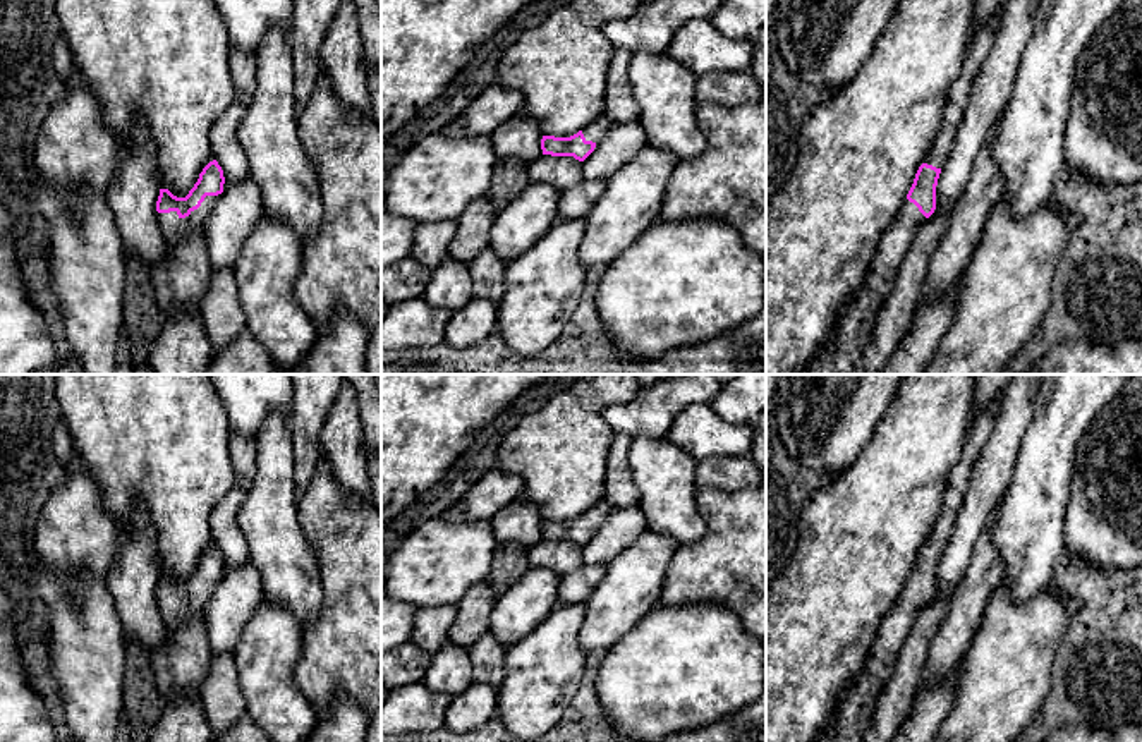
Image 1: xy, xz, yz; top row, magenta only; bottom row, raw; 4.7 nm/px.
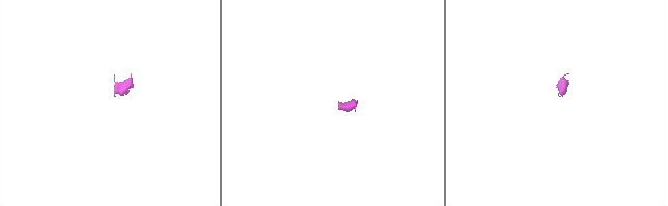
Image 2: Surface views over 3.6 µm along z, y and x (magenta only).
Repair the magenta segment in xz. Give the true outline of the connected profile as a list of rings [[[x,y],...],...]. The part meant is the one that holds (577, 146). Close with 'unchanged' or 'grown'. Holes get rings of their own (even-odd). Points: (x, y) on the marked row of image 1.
[[[601,113],[596,120],[570,137],[543,136],[543,155],[574,156],[575,160],[584,161],[613,125],[615,124]]]; grown

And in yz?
[[[999,15],[974,31],[962,70],[948,89],[941,127],[915,173],[907,199],[891,227],[881,235],[862,289],[838,313],[838,326],[831,337],[833,349],[819,350],[799,374],[852,374],[905,254],[920,225],[936,210],[938,179],[958,132],[970,86],[993,46],[998,24]]]; grown

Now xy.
[[[213,160],[203,168],[185,198],[177,198],[168,189],[160,189],[156,211],[168,246],[175,246],[194,235],[204,235],[204,222],[223,192],[223,184],[223,170]]]; grown

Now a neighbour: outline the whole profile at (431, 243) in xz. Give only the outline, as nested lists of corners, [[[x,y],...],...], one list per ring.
[[[455,222],[417,225],[410,258],[429,270],[434,270],[443,261],[443,258],[448,256],[448,246],[455,237],[455,232]]]

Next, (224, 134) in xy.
[[[228,48],[228,64],[235,94],[230,106],[213,122],[210,143],[223,177],[240,182],[249,177],[249,163],[239,141],[239,125],[256,91],[256,58],[242,50]]]

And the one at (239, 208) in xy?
[[[251,175],[246,180],[225,179],[223,192],[204,222],[211,268],[234,270],[252,227],[264,216],[263,198]]]

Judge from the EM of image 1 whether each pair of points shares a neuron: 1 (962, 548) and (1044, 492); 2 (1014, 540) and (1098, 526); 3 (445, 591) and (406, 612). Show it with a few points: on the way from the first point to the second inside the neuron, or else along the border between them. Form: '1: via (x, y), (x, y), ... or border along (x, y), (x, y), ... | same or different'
1: border along (1010, 476), (1010, 485), (993, 514) | different
2: border along (1072, 492), (1067, 502), (1063, 552) | different
3: border along (399, 600), (411, 602), (419, 608) | different

